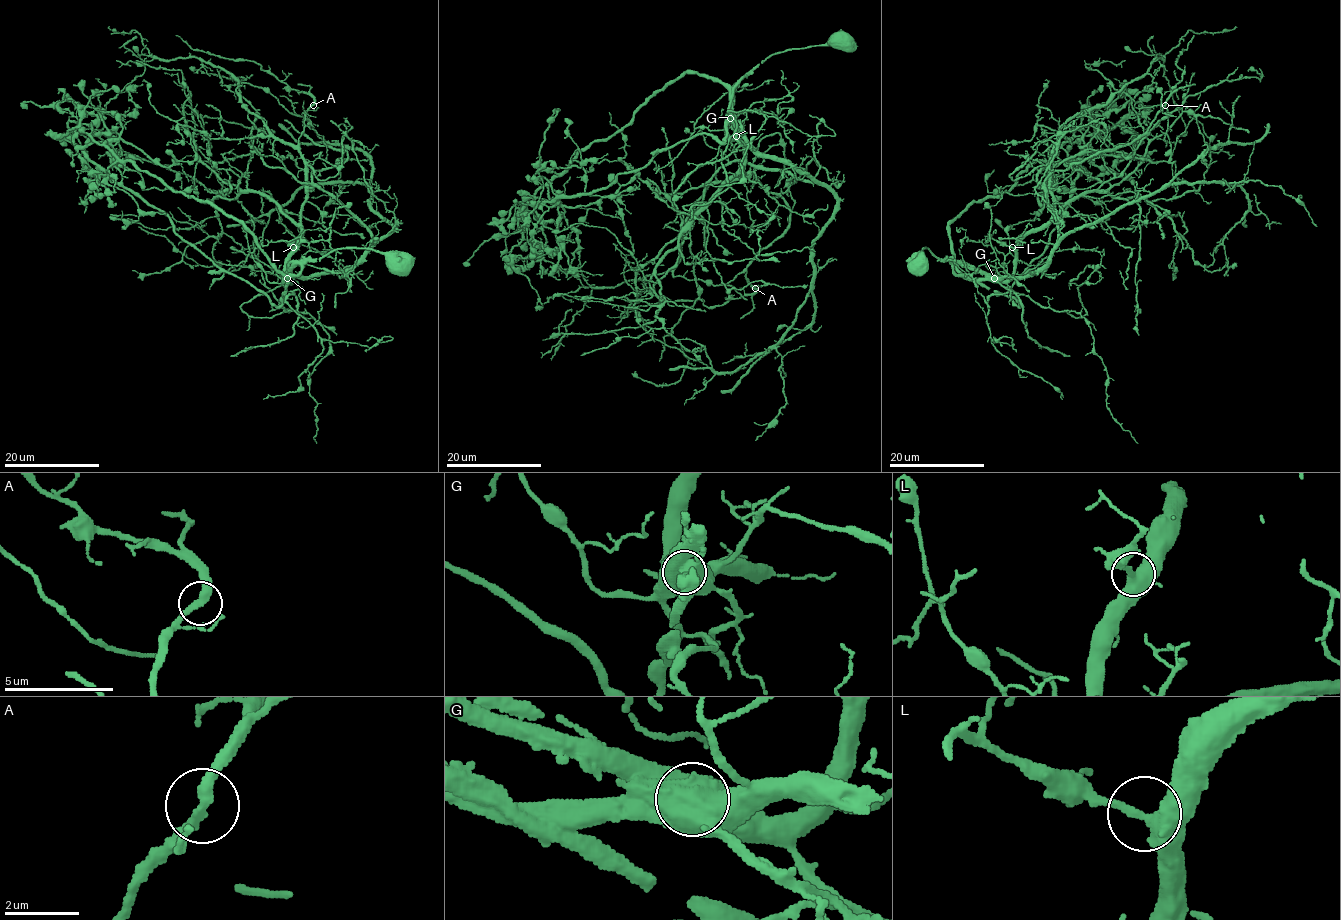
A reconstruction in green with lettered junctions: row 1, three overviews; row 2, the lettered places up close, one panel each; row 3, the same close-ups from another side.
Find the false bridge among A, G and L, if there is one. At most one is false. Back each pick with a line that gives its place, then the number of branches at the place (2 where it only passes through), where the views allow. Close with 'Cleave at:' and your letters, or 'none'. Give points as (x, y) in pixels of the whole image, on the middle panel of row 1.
G: (730, 118) | 2
Cleave at: G

